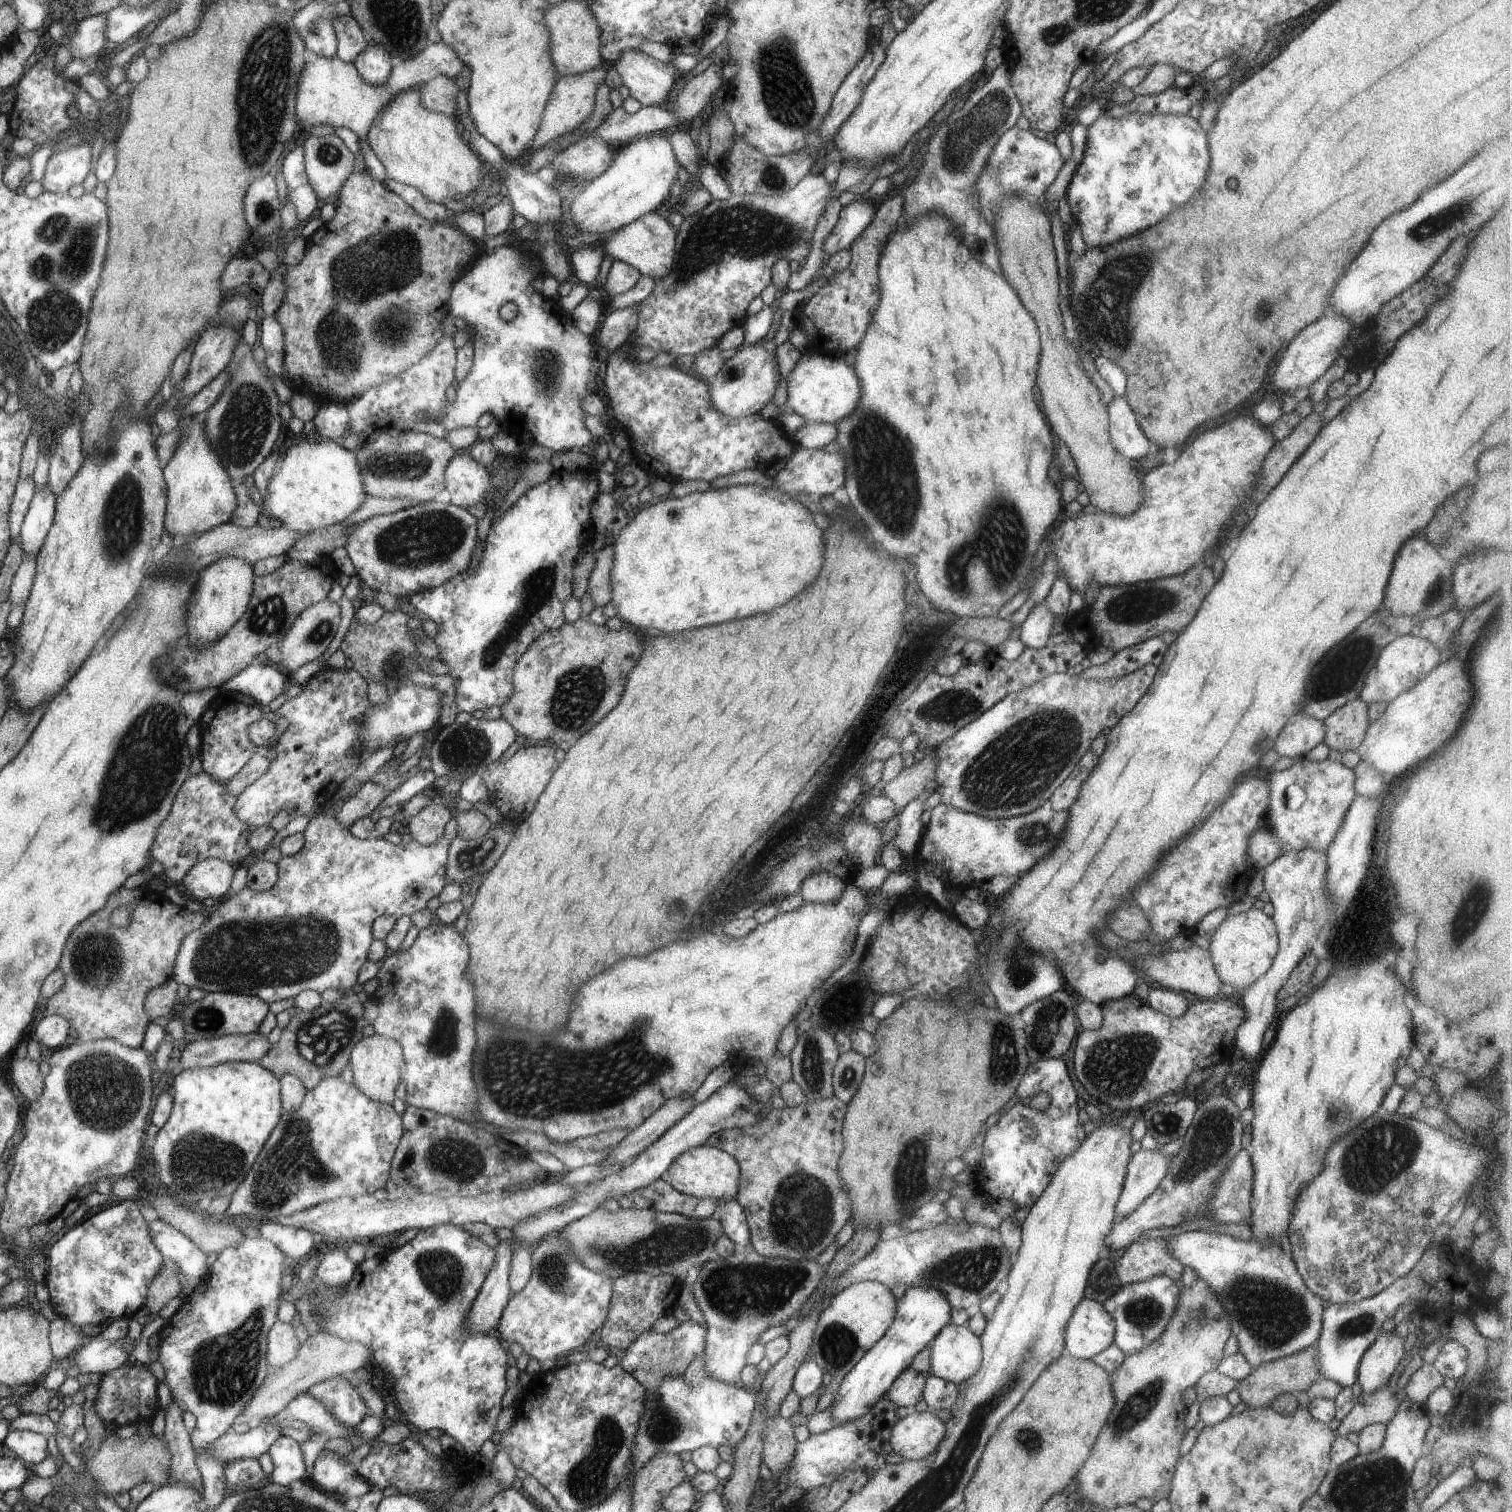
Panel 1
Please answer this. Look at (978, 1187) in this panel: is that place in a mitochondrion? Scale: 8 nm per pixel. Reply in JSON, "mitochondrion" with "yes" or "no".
{"mitochondrion":"no"}

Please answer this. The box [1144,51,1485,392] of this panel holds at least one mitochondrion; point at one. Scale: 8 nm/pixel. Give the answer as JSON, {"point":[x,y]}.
{"point":[1430,227]}

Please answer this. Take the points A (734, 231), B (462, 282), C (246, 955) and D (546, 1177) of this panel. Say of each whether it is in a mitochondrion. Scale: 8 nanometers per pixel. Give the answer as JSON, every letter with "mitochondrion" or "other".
{"A":"mitochondrion","B":"other","C":"mitochondrion","D":"other"}

